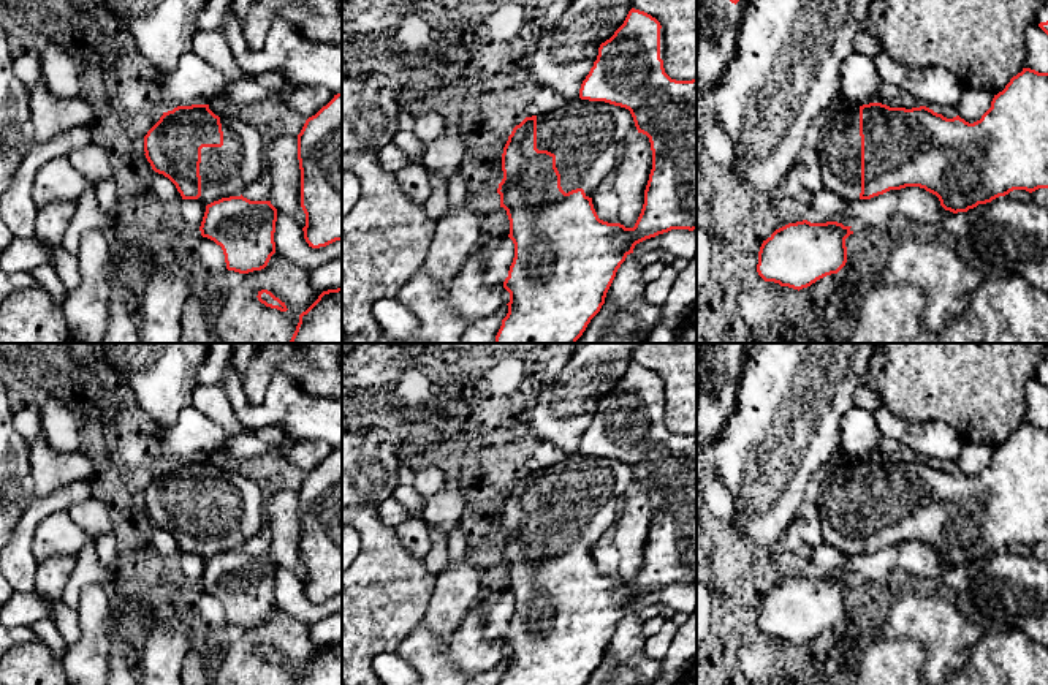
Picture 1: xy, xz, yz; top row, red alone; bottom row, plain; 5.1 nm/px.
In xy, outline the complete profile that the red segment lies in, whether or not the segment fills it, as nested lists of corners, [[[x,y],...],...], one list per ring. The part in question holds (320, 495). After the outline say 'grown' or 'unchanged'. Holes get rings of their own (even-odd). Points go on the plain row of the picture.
[[[342,446],[298,489],[304,593],[312,603],[342,595]]]; unchanged

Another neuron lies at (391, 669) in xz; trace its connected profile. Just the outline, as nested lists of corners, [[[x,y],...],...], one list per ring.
[[[396,652],[382,653],[374,660],[374,671],[383,685],[418,685],[418,671]]]

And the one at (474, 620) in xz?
[[[486,603],[472,607],[448,642],[450,658],[454,666],[472,679],[496,669],[510,657],[510,647],[503,641],[489,641],[483,634]]]

